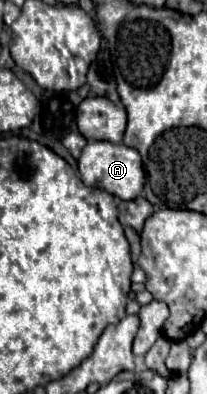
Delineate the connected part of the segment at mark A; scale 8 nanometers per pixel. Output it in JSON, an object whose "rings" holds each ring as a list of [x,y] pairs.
{"rings":[[[110,141],[88,143],[82,149],[82,155],[78,159],[78,171],[80,171],[80,179],[86,187],[104,189],[122,201],[136,199],[146,181],[144,169],[142,169],[142,159],[140,159],[138,151],[134,151],[132,147],[126,147],[124,143],[110,143]]]}

